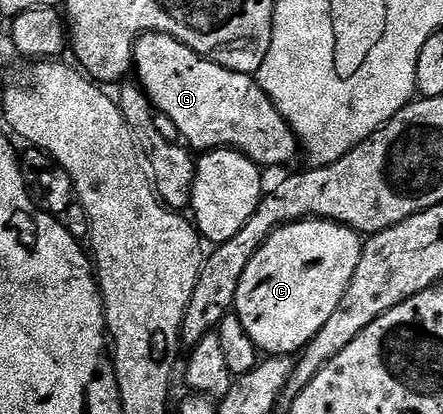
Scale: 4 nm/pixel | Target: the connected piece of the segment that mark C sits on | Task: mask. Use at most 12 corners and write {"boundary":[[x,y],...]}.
{"boundary":[[304,220],[274,230],[233,307],[267,356],[325,328],[360,235]]}

